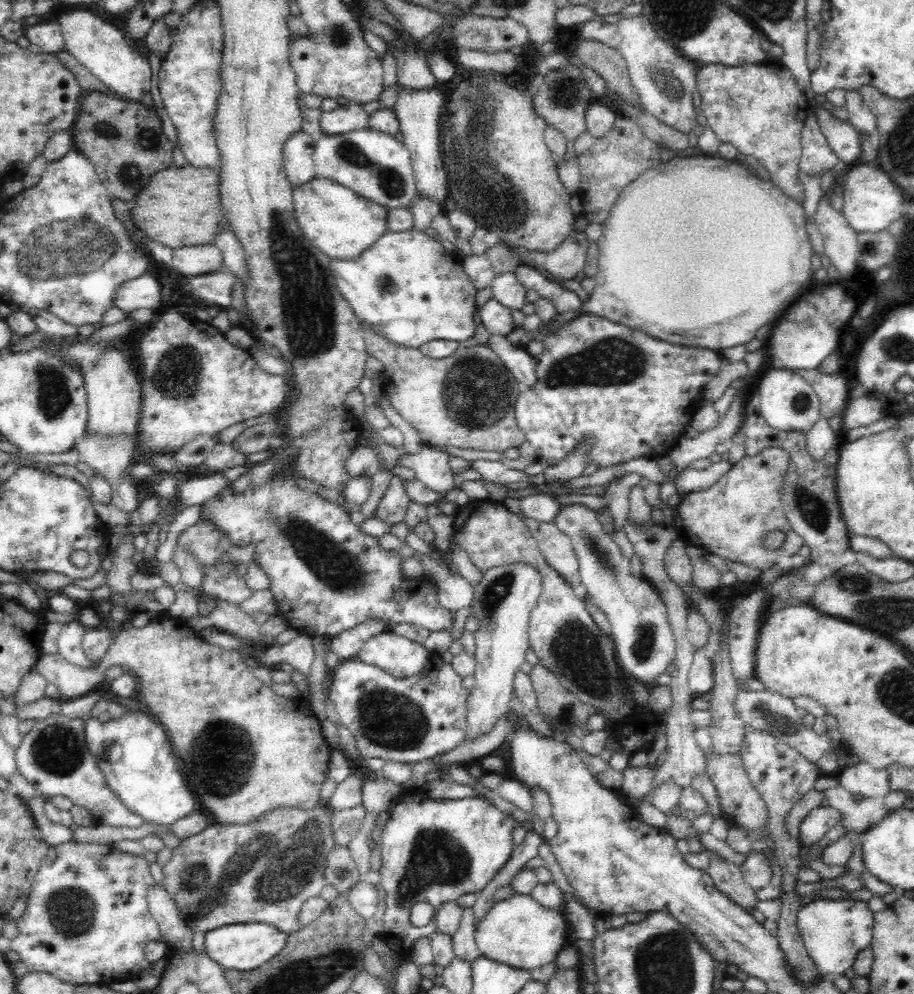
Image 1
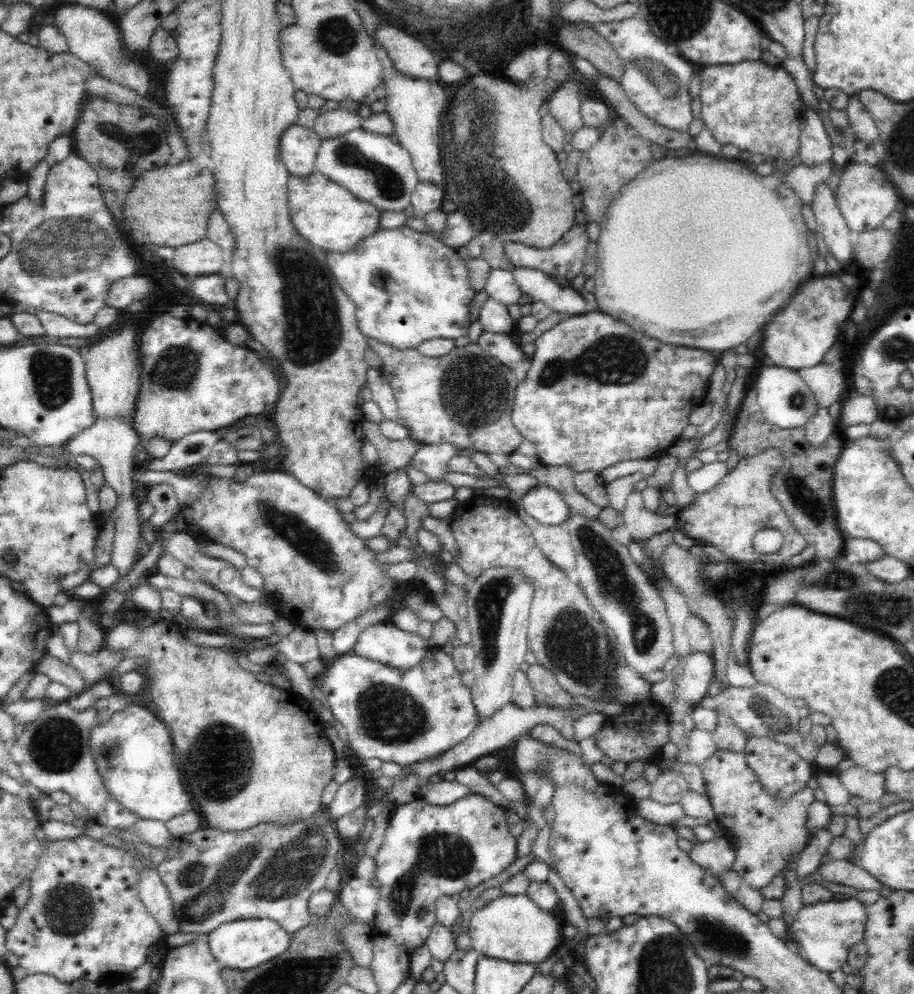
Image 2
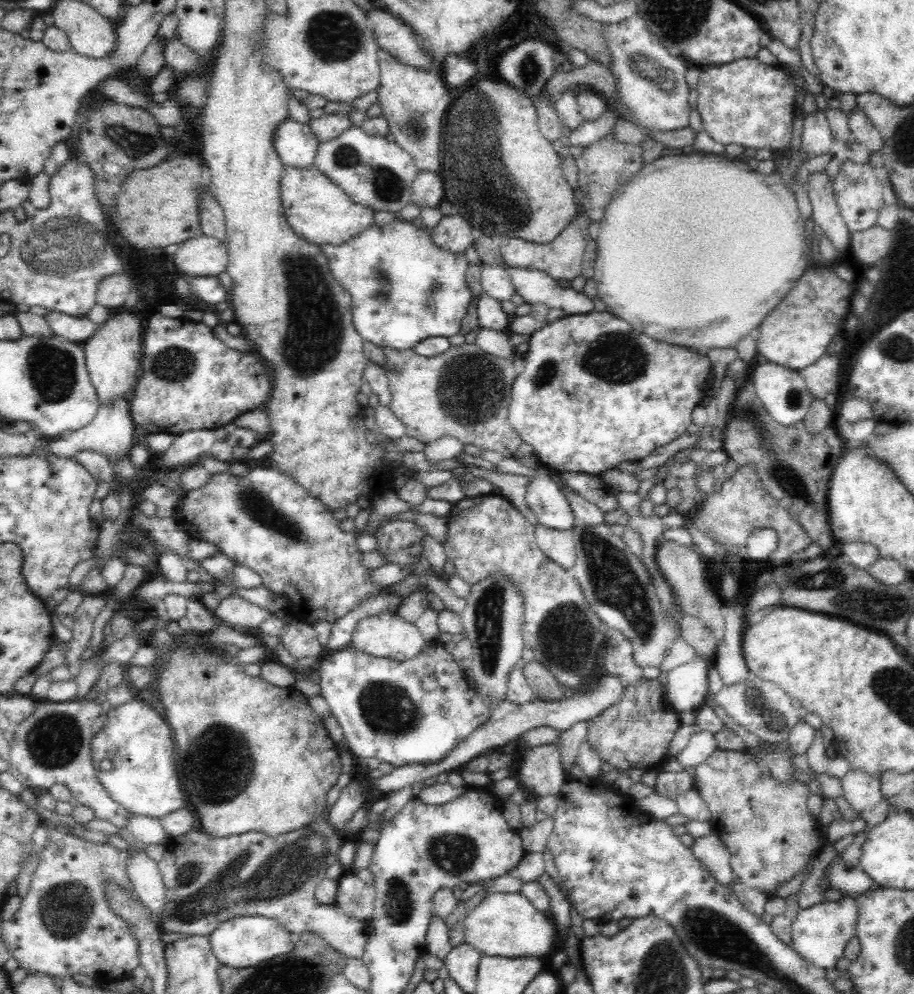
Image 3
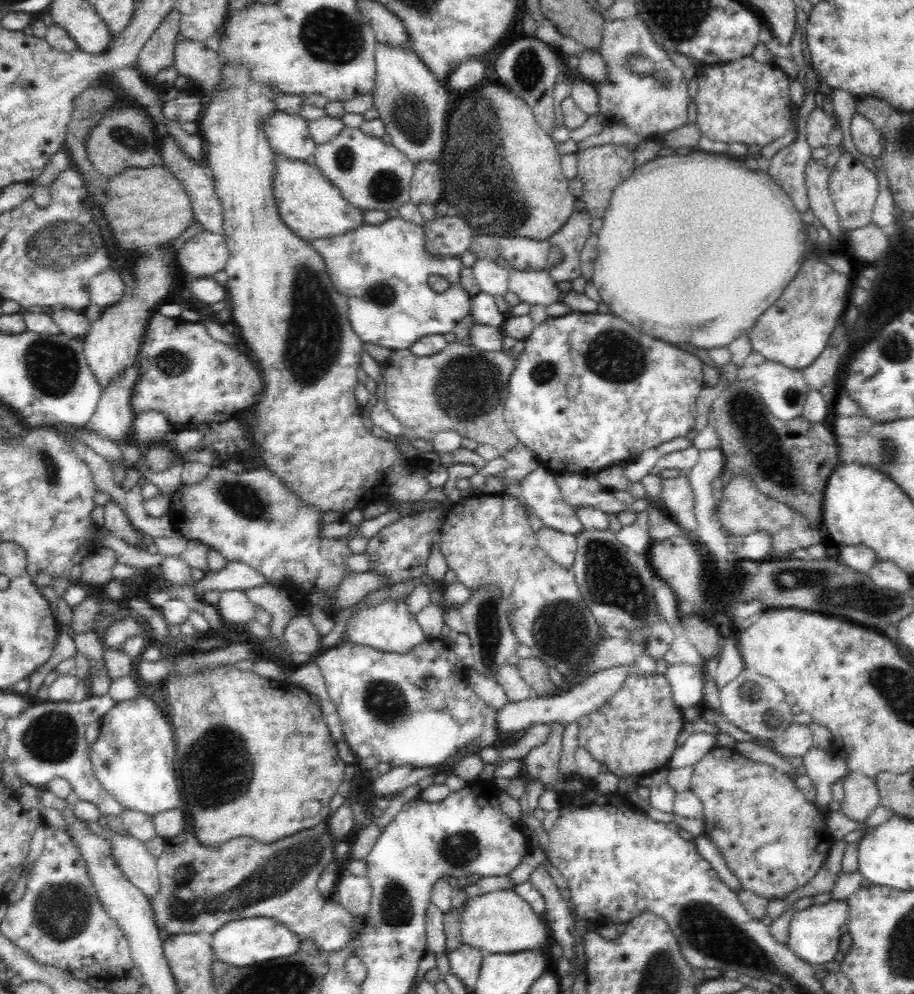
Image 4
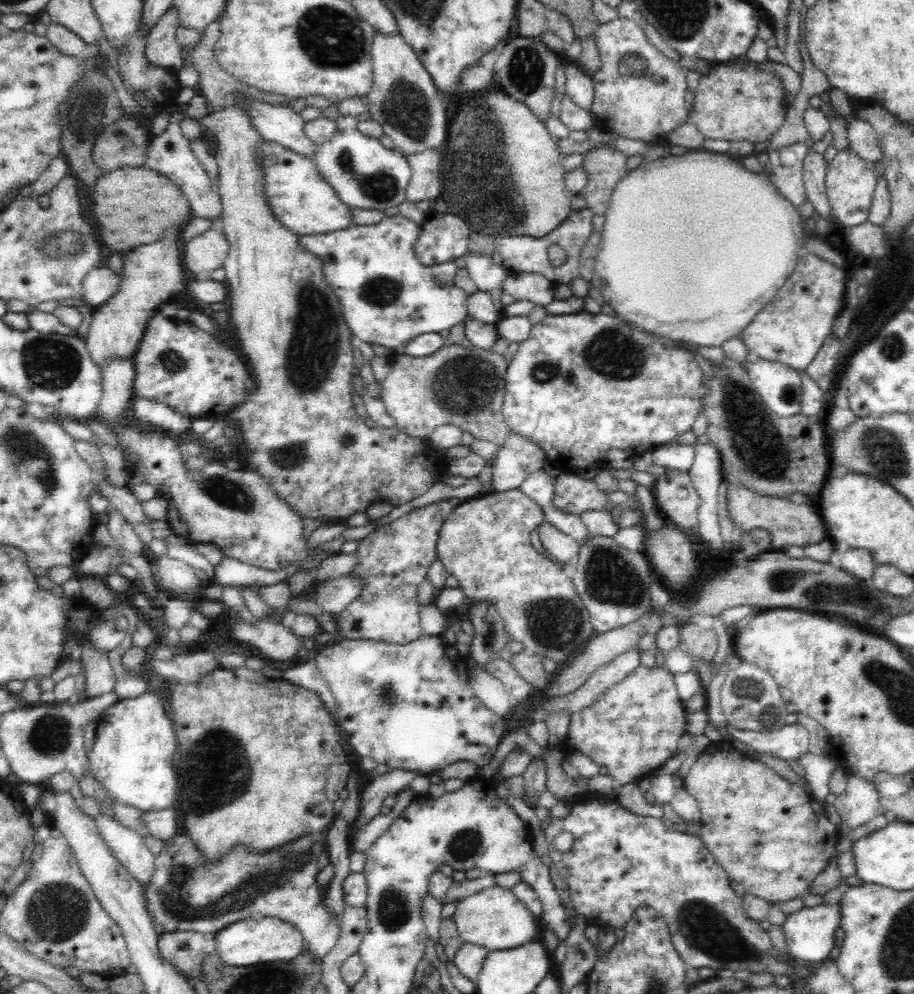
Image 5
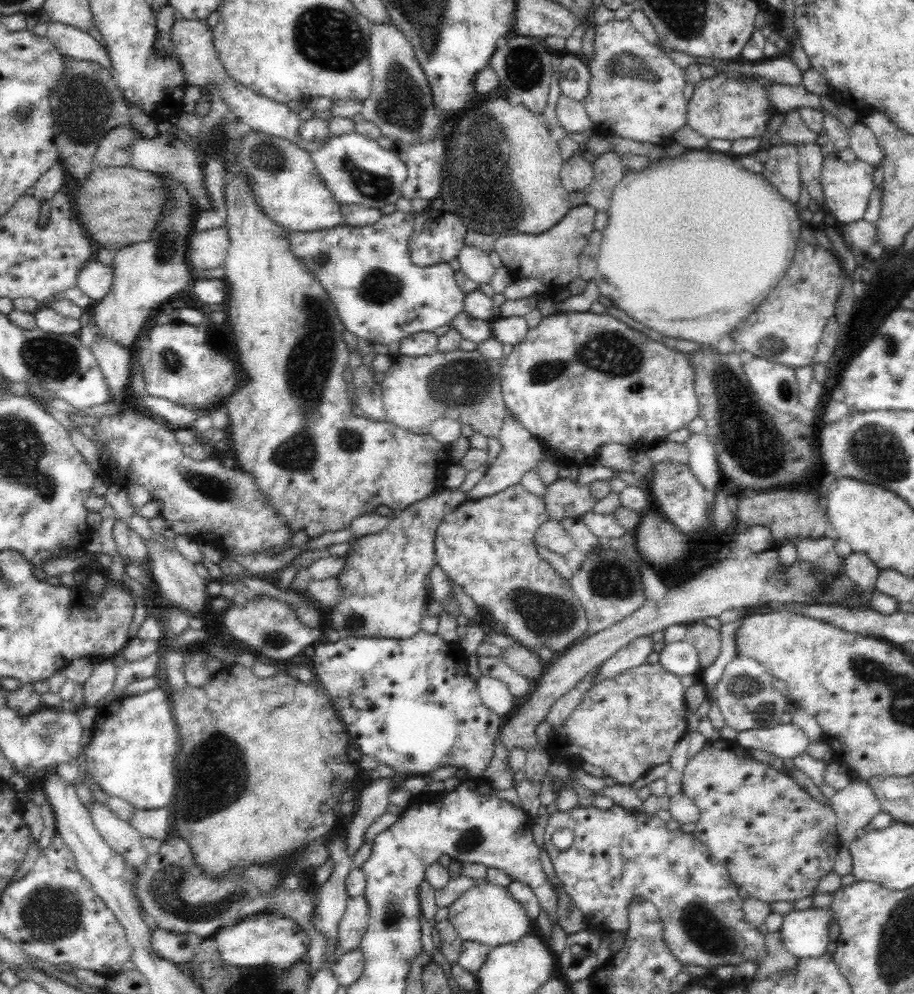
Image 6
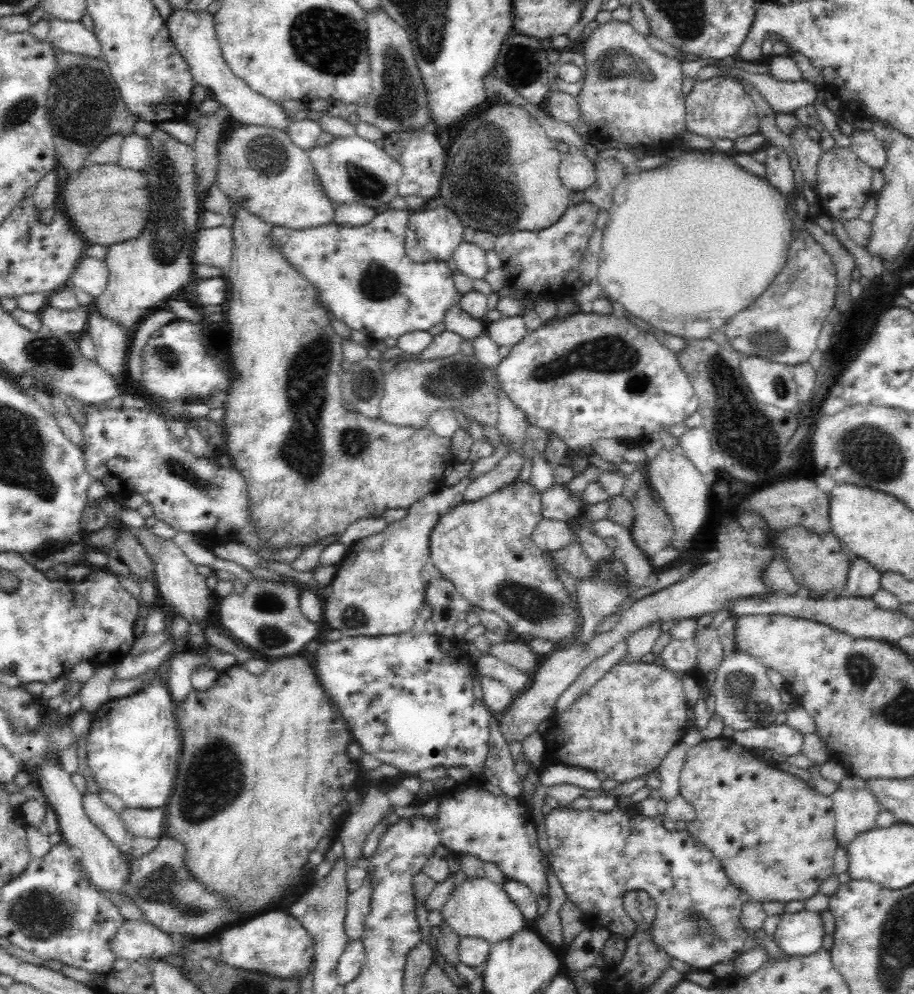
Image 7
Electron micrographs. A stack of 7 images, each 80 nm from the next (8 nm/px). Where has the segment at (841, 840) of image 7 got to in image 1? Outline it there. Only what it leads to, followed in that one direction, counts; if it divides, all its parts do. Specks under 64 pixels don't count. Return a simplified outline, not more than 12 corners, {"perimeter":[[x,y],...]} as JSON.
{"perimeter":[[866,761],[848,764],[836,776],[852,795],[885,797],[887,769]]}

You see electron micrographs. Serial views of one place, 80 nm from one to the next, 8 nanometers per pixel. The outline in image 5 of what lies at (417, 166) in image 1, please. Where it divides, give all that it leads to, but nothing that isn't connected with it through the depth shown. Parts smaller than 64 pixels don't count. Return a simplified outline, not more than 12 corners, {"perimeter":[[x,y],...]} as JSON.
{"perimeter":[[400,33],[374,35],[367,112],[404,156],[449,105]]}

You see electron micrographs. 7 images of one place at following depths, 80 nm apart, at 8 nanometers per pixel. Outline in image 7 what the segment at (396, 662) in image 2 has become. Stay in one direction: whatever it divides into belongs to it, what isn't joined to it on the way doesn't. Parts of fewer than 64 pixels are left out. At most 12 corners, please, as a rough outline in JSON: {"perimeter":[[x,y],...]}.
{"perimeter":[[468,476],[349,546],[323,602],[343,636],[404,634],[430,534]]}

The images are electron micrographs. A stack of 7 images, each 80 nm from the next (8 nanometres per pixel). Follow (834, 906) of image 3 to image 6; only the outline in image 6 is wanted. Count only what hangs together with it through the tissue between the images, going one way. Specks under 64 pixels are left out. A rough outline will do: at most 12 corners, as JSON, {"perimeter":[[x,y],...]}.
{"perimeter":[[831,907],[783,916],[783,945],[798,959],[822,956],[831,941]]}

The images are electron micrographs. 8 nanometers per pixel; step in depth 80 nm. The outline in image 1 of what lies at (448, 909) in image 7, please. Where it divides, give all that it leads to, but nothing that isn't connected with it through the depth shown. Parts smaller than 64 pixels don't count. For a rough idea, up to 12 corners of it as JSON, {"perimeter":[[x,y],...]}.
{"perimeter":[[529,894],[496,901],[475,926],[484,957],[530,972],[572,933]]}

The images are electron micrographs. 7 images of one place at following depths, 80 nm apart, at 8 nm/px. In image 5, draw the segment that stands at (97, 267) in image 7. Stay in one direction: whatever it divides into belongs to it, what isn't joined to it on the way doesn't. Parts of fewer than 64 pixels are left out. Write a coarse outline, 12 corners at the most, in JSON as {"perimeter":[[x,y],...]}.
{"perimeter":[[108,266],[83,280],[84,300],[99,307],[112,298],[121,276]]}

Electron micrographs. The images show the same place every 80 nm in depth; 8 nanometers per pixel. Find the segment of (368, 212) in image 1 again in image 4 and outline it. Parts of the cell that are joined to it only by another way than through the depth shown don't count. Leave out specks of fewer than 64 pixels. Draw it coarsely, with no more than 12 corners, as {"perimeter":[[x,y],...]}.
{"perimeter":[[277,155],[274,197],[303,239],[365,224],[314,162]]}

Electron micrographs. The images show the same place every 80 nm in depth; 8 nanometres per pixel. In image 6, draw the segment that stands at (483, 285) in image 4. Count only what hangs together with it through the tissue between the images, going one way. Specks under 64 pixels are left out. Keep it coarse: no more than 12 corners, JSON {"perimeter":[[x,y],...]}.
{"perimeter":[[464,245],[457,257],[461,271],[478,288],[490,284],[497,268],[489,253]]}

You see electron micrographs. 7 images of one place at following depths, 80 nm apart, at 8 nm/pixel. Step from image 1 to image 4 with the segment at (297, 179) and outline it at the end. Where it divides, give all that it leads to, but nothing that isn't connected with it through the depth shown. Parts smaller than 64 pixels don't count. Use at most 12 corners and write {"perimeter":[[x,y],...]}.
{"perimeter":[[276,112],[264,124],[276,154],[312,162],[309,122]]}

